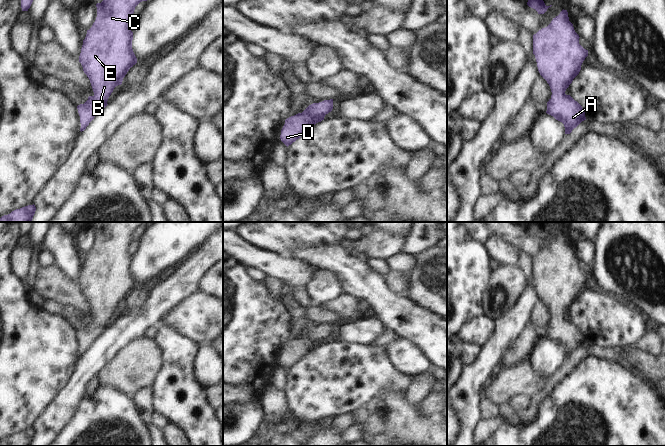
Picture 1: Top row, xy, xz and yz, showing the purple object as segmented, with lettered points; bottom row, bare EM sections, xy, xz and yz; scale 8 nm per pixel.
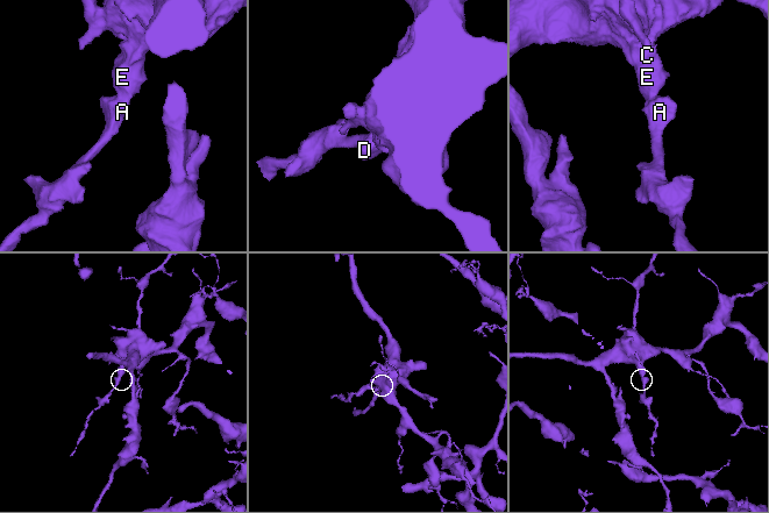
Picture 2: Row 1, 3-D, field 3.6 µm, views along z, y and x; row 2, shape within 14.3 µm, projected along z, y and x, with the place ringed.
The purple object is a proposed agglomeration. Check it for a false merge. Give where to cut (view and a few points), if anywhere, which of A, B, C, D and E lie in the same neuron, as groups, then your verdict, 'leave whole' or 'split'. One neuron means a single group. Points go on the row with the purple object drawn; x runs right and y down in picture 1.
no cut | A B C D E | leave whole

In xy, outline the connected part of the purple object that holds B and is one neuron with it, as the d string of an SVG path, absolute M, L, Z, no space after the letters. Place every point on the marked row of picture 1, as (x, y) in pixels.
M103 0L97 3L97 17L87 30L79 62L90 80L94 95L77 106L84 131L108 104L114 88L137 63L132 49L131 19L135 7L147 0Z

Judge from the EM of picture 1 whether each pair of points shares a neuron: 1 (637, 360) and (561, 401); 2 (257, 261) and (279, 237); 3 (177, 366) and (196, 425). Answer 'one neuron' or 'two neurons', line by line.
1: two neurons
2: two neurons
3: one neuron

